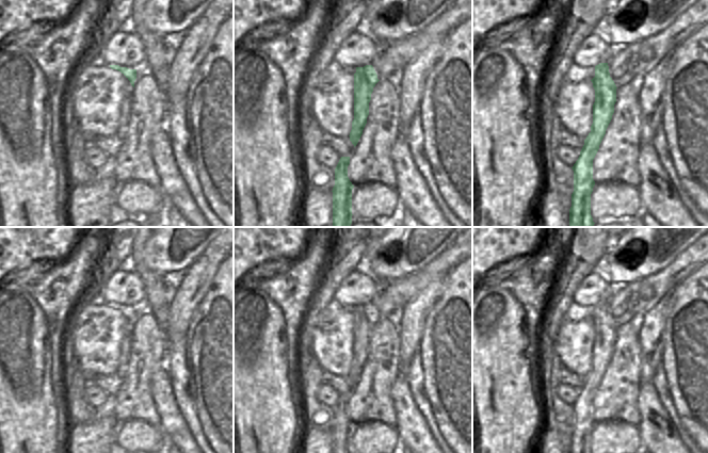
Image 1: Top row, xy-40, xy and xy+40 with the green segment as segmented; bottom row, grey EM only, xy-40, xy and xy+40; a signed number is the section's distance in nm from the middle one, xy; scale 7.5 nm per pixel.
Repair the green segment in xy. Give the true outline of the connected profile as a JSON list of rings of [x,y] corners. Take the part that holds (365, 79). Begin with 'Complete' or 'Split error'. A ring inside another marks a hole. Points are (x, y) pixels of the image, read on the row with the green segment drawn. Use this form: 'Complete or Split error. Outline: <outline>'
Complete. Outline: [[[372,65],[356,67],[354,74],[354,119],[349,135],[354,147],[357,145],[367,124],[371,94],[379,81]]]

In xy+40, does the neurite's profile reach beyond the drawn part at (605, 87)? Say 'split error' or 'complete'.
complete

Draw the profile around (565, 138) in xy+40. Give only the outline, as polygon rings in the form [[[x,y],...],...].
[[[561,126],[561,130],[559,132],[559,143],[580,152],[584,145],[584,140],[581,140],[577,135],[570,133],[563,126]]]

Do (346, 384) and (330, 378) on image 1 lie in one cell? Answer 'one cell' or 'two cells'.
one cell

